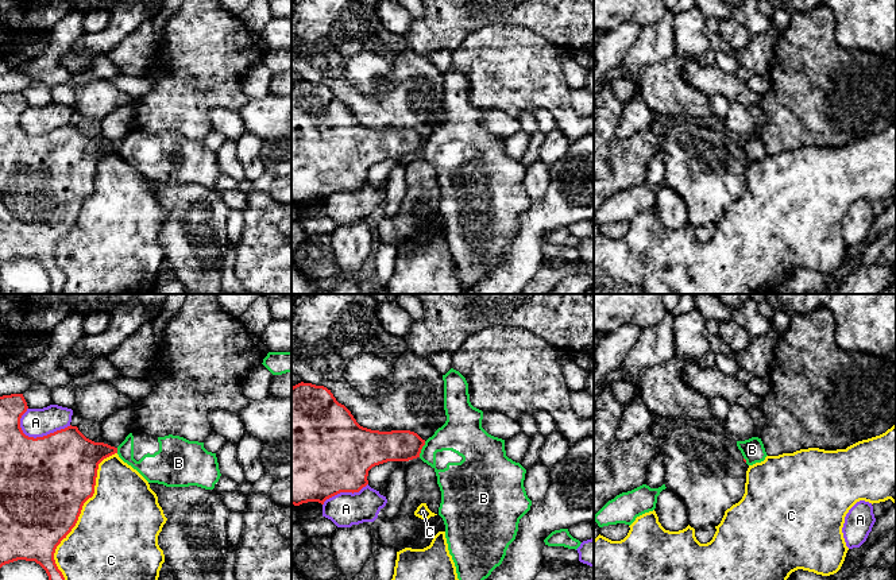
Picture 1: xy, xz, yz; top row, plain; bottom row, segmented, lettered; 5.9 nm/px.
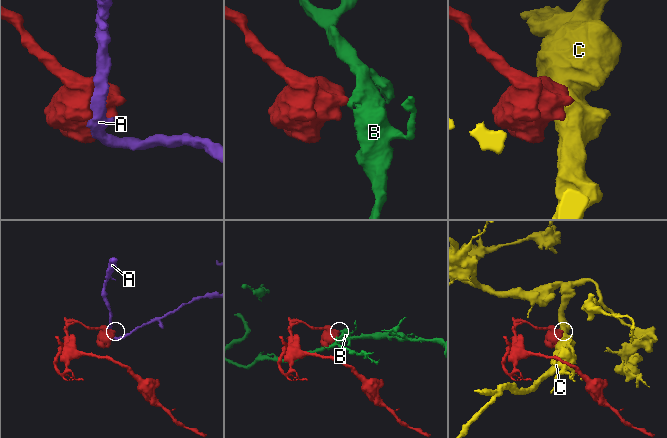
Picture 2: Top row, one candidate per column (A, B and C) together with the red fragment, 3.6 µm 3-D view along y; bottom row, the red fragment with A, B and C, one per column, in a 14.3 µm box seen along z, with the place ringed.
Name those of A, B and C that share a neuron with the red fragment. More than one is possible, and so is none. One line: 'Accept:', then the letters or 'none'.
Accept: none

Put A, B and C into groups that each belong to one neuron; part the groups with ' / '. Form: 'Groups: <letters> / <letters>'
Groups: A / B / C

